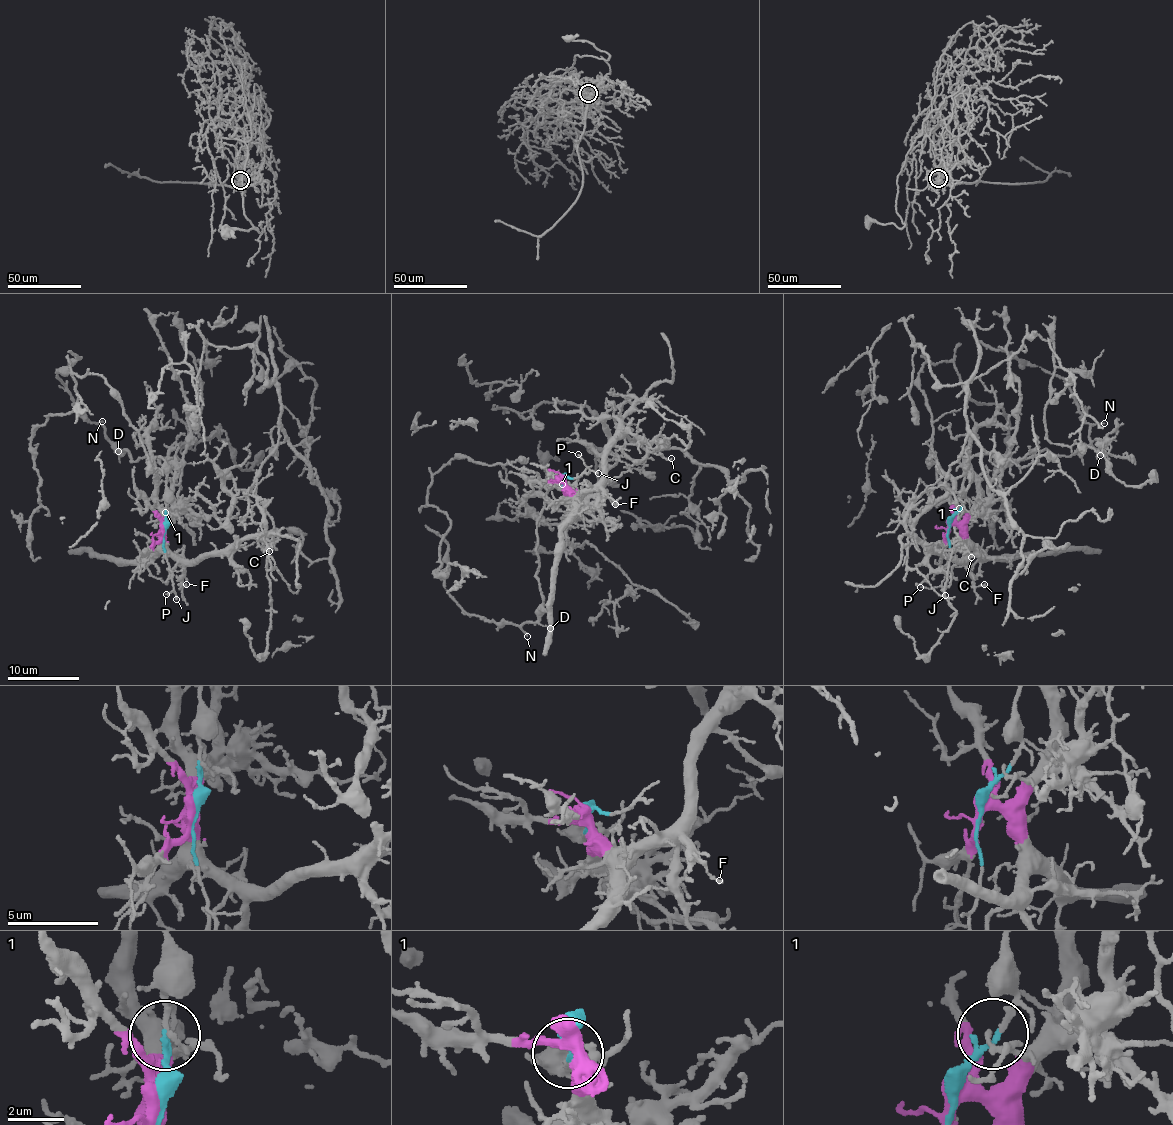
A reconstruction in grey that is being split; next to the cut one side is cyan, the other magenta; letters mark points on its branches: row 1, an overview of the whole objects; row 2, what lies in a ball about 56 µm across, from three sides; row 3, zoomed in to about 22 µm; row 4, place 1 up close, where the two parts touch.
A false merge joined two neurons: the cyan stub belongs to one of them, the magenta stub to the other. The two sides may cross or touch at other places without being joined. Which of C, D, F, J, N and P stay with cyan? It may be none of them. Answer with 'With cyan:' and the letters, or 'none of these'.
With cyan: D, J, N, P

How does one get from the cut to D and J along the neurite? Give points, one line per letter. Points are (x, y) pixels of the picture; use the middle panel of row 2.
D: (563, 477), (561, 489), (551, 485), (545, 494), (538, 521), (539, 622), (551, 628)
J: (563, 477), (576, 479), (591, 470), (598, 473)

